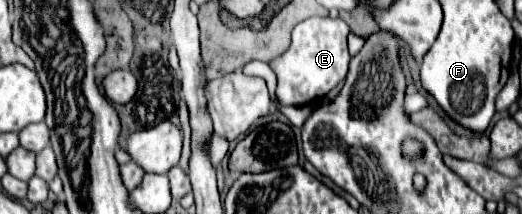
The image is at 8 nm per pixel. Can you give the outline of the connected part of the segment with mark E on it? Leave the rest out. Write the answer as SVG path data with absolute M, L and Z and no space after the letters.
M316 16L300 22L294 28L290 50L274 58L274 62L270 62L278 76L276 96L280 104L306 106L314 100L324 98L346 78L350 62L350 52L346 44L348 32L350 28L342 18L316 18Z

